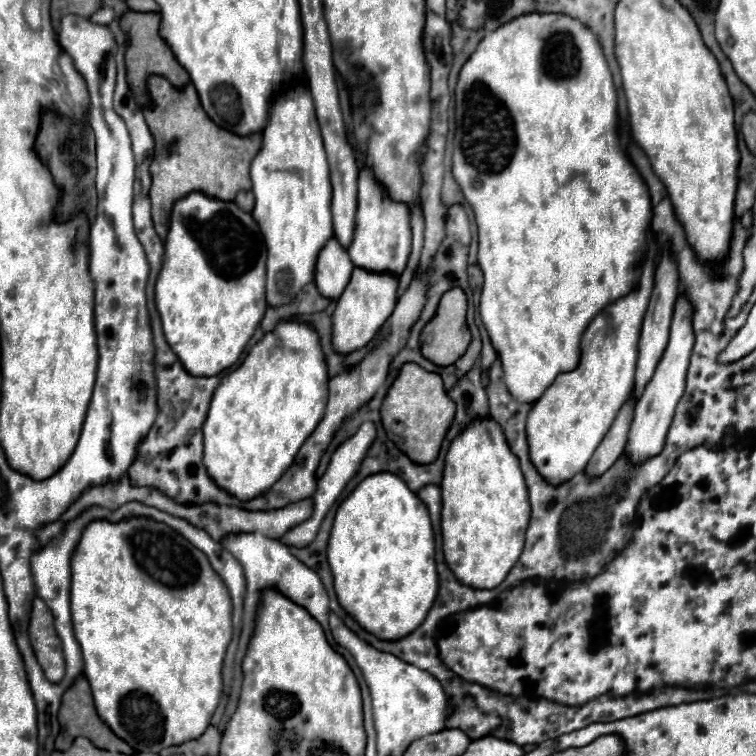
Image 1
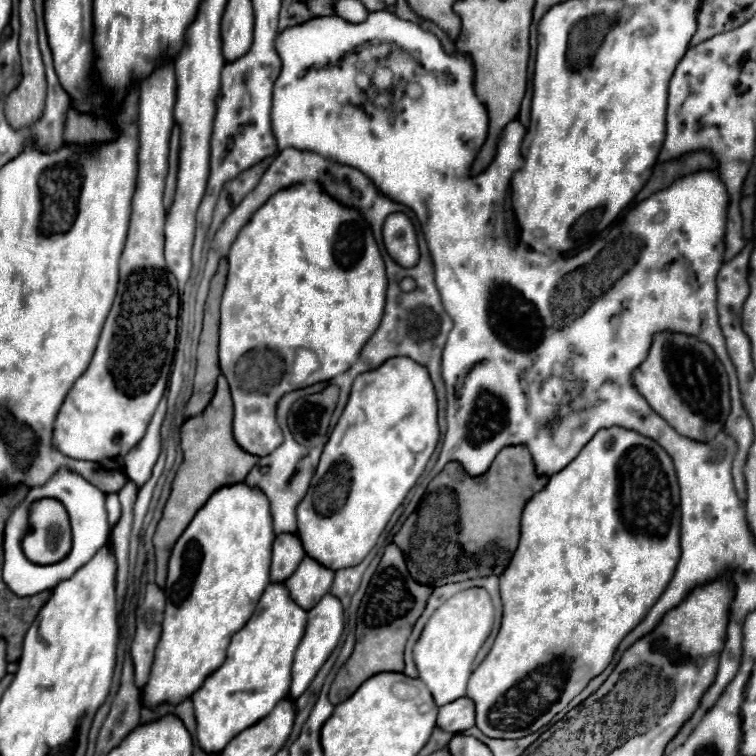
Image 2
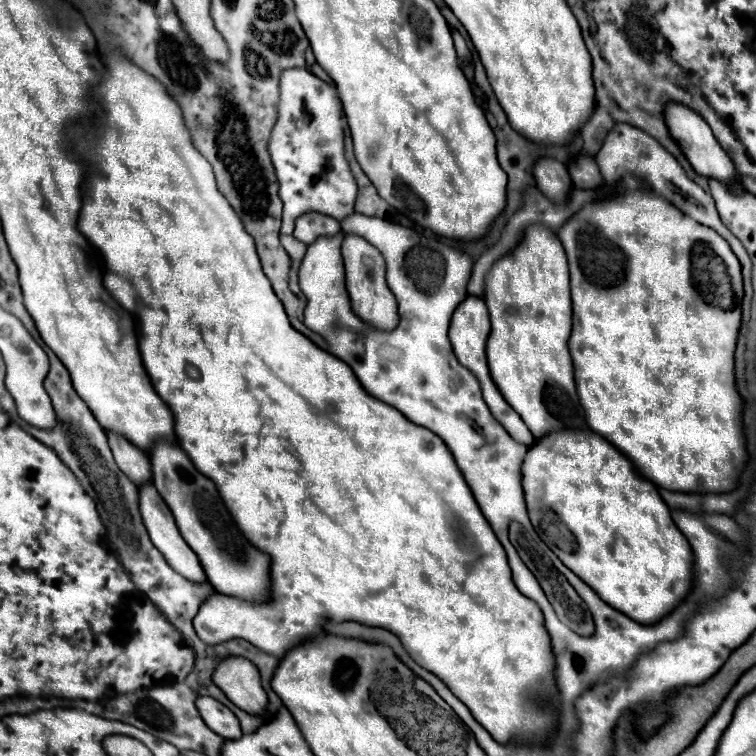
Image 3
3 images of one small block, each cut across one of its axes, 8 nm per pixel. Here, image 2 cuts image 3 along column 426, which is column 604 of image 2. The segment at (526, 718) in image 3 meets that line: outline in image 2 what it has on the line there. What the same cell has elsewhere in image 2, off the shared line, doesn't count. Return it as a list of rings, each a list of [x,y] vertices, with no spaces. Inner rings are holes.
[[[618,426],[600,430],[566,468],[562,468],[558,474],[552,474],[546,488],[538,492],[522,512],[520,544],[514,552],[514,560],[510,560],[506,572],[502,572],[500,576],[502,624],[492,650],[488,652],[484,662],[472,672],[466,688],[466,696],[474,700],[476,708],[476,728],[488,738],[518,740],[546,726],[558,712],[562,712],[572,702],[574,696],[578,696],[588,686],[588,682],[594,676],[606,670],[622,638],[642,622],[646,612],[656,604],[658,596],[662,596],[662,592],[666,590],[668,580],[674,576],[678,560],[680,560],[680,494],[672,458],[664,452],[662,446],[658,446],[654,440],[646,436],[640,436],[638,432],[624,430]]]

